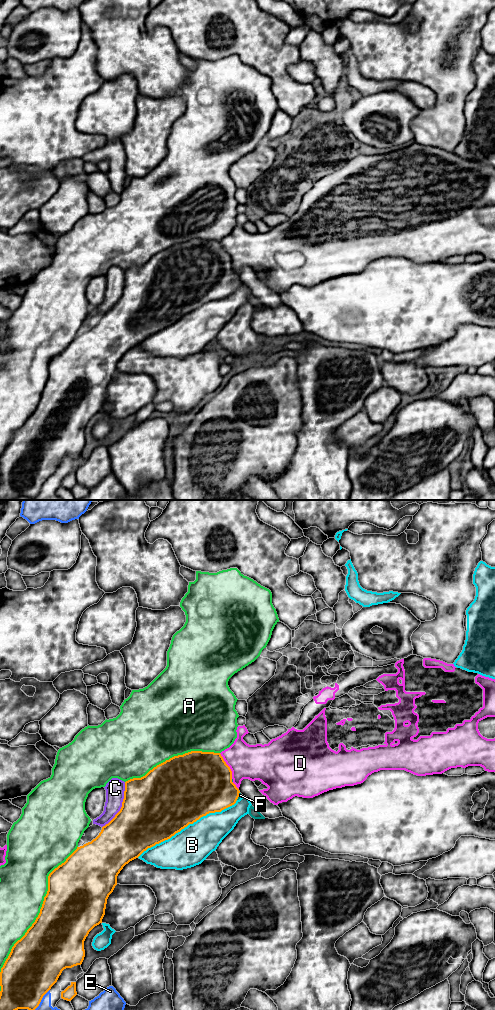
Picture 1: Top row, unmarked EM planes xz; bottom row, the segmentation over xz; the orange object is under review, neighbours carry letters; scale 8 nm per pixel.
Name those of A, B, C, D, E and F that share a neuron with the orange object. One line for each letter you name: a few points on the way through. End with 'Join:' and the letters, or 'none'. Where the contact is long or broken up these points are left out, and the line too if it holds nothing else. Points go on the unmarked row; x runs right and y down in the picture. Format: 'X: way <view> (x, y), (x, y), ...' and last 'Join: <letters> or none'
F: way xz (208, 276), (238, 284), (240, 283)
Join: F

